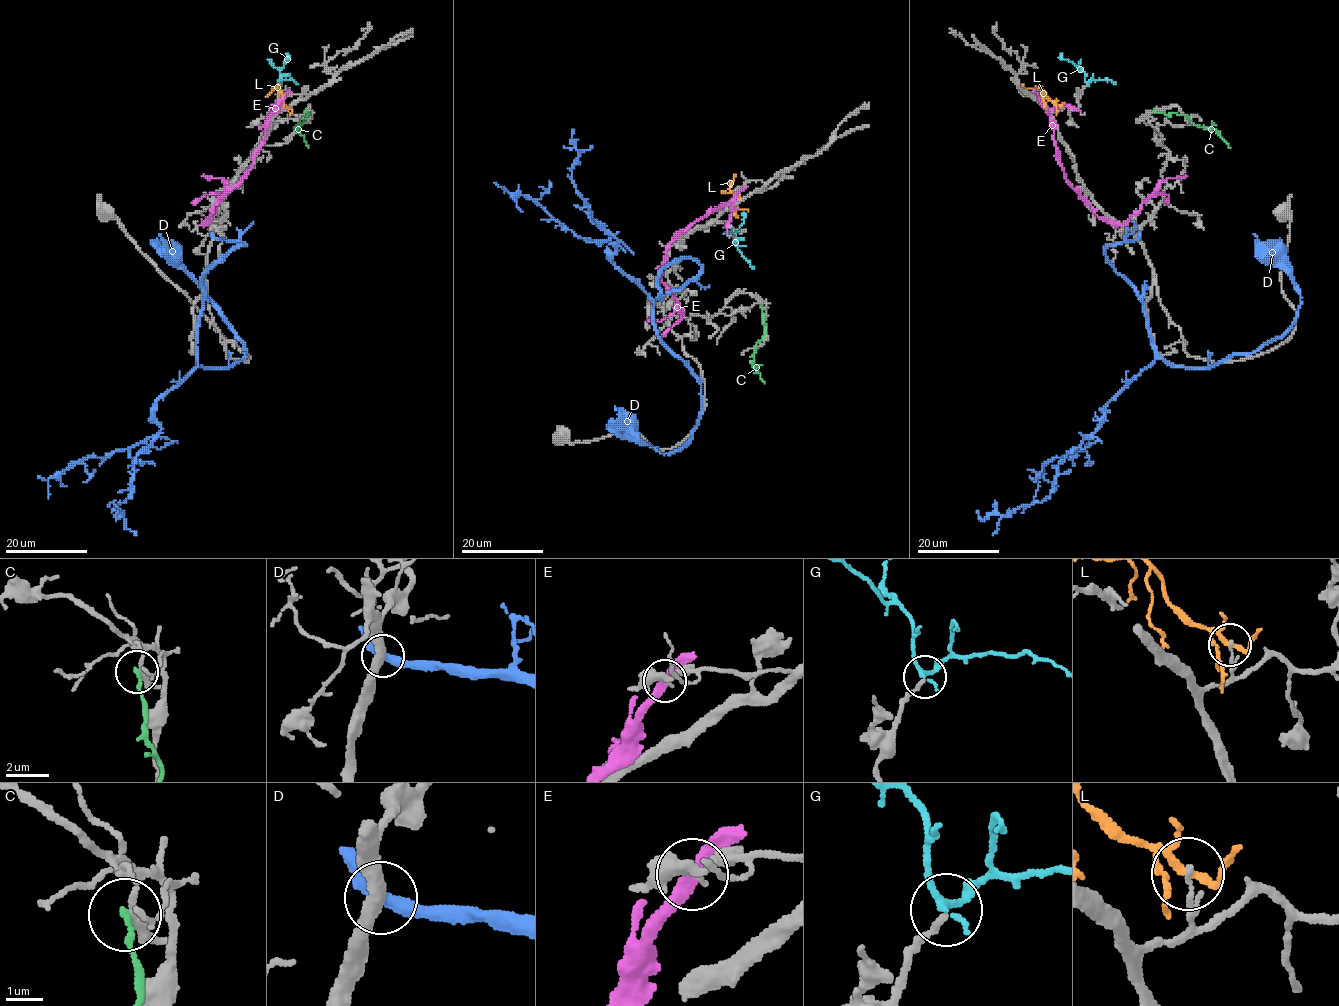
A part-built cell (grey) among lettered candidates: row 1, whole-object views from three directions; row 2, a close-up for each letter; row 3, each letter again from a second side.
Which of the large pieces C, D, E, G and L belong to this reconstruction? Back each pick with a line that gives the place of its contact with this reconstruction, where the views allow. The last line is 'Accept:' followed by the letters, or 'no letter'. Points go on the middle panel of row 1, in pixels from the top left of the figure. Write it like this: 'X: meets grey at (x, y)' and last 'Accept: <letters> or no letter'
G: meets grey at (736, 240)
Accept: G

